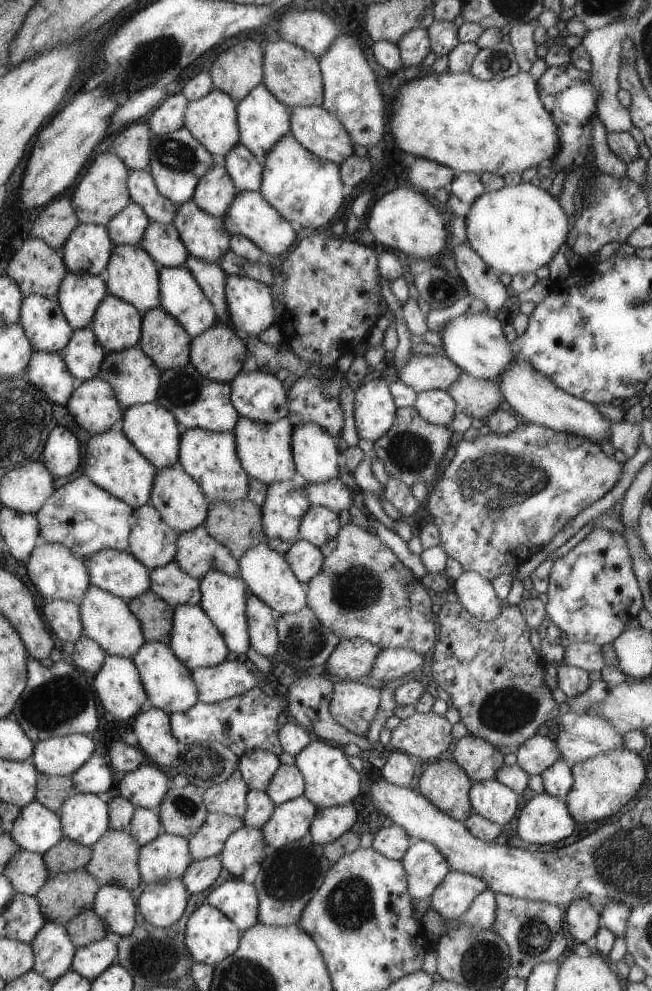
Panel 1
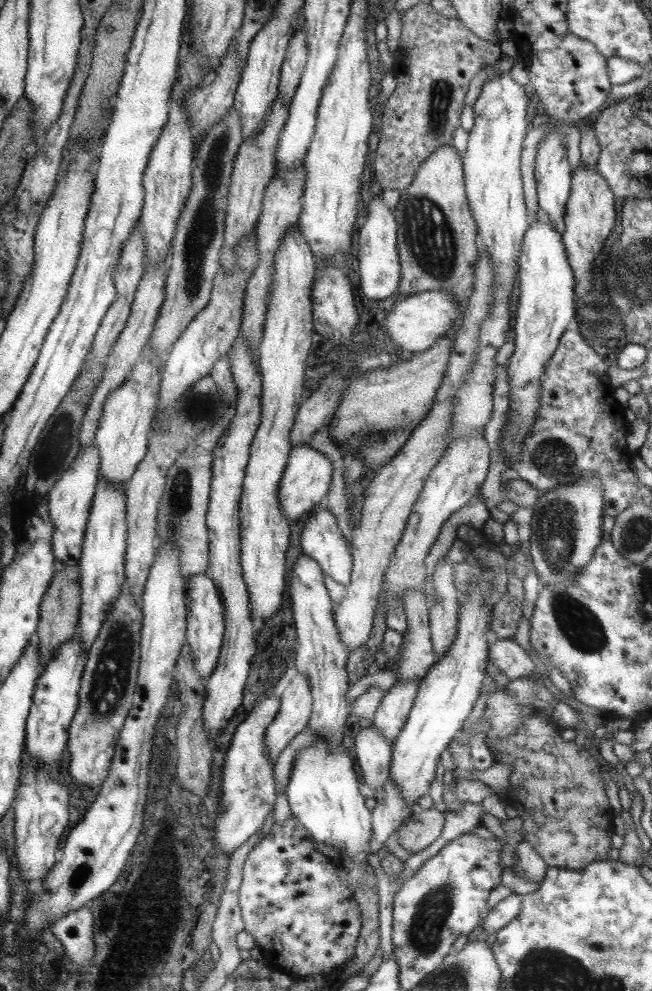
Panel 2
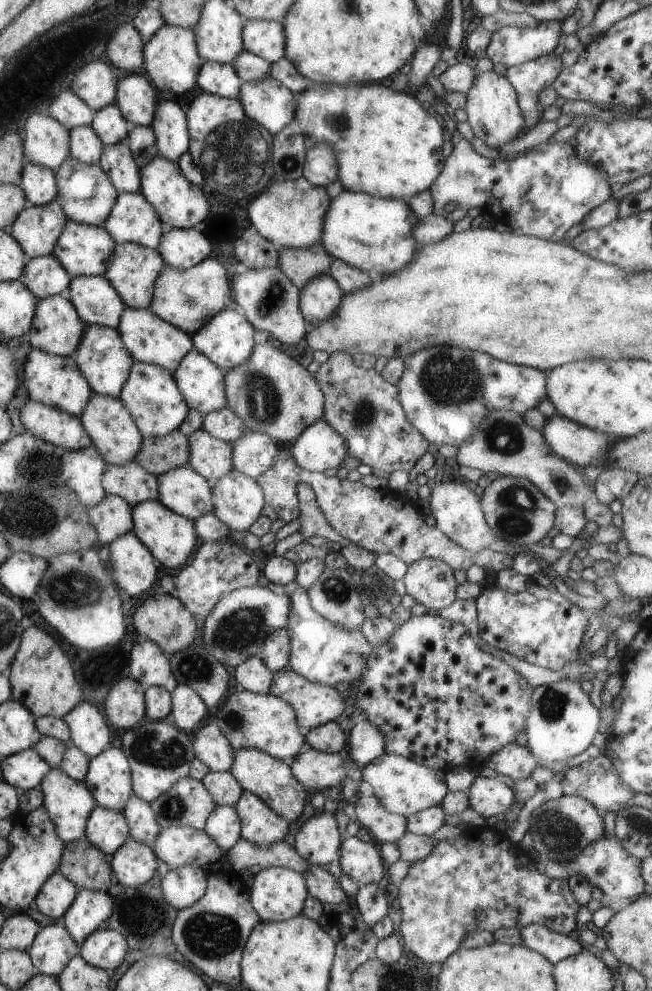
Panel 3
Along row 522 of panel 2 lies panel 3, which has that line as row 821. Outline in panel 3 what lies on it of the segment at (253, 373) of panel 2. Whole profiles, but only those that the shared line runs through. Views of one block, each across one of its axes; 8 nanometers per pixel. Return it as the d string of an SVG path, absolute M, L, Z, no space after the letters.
M215 805L206 818L203 831L223 851L228 851L240 836L240 822L234 807Z

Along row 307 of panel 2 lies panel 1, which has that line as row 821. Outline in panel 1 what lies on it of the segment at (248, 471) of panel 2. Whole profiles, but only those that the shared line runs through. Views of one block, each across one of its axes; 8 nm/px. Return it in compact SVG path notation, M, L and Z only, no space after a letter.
M295 797L274 806L273 814L261 828L264 843L275 849L308 834L316 807L305 797Z

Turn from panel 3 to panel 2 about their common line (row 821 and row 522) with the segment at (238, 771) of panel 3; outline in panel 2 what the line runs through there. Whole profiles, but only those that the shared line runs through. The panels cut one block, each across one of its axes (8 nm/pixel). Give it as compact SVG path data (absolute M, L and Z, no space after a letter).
M307 445L291 446L277 491L277 502L288 525L295 522L301 514L308 514L312 509L322 505L331 483L331 473L333 473L333 466L329 458L325 458L325 454Z

